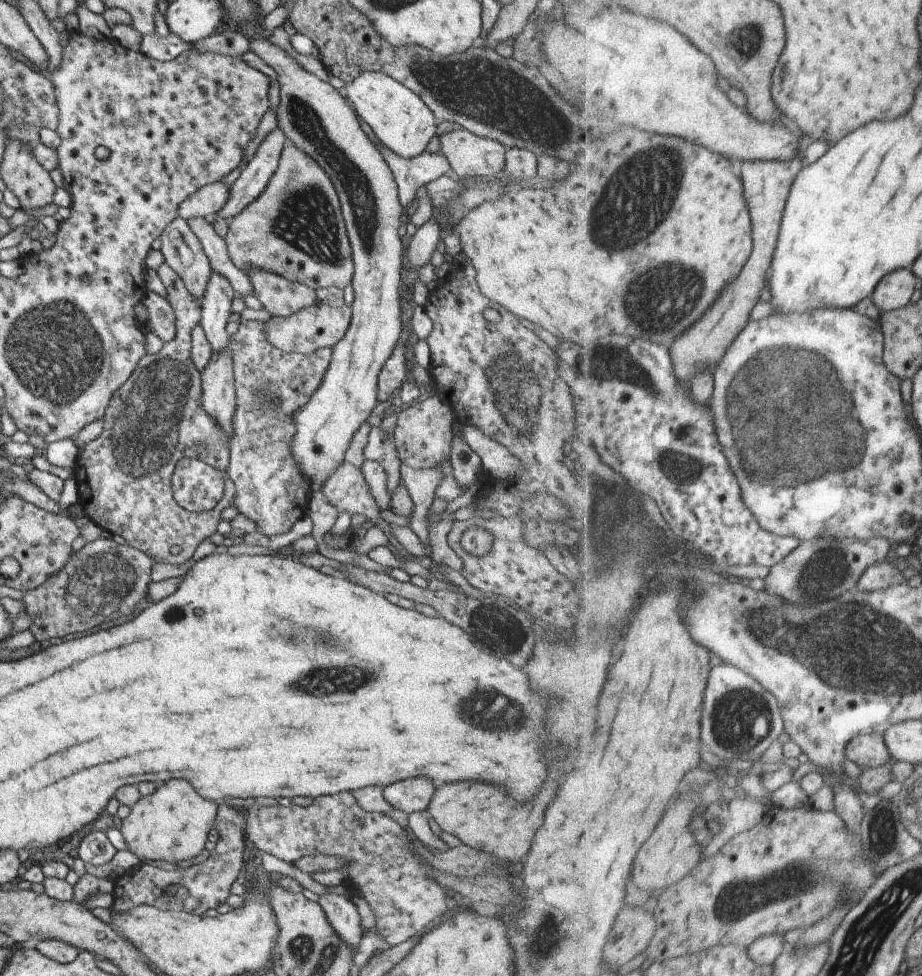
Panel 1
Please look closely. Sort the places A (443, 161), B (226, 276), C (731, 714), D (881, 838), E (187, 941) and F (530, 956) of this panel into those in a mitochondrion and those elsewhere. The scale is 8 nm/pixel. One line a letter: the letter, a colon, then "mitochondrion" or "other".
A: other
B: other
C: mitochondrion
D: mitochondrion
E: other
F: mitochondrion

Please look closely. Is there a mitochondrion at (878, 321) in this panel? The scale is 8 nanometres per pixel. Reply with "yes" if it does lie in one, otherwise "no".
no

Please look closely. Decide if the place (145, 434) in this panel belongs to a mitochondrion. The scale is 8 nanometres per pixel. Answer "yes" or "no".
yes

